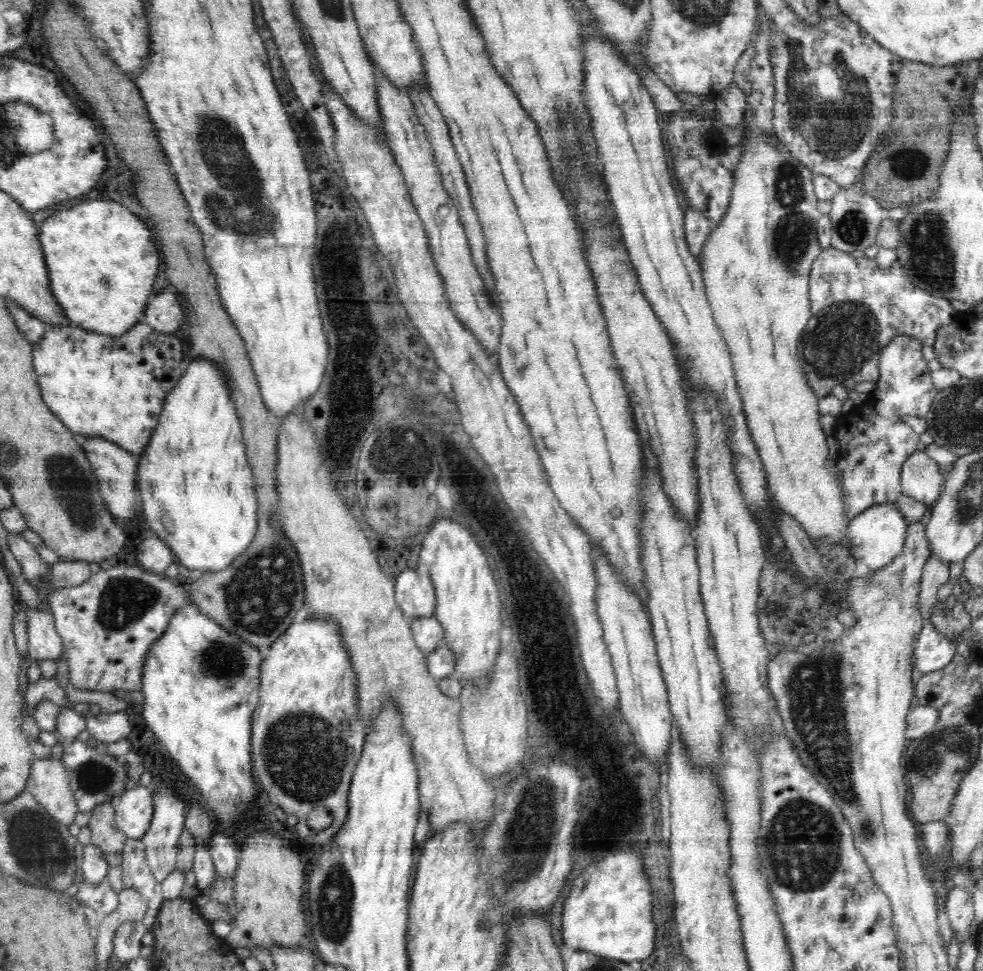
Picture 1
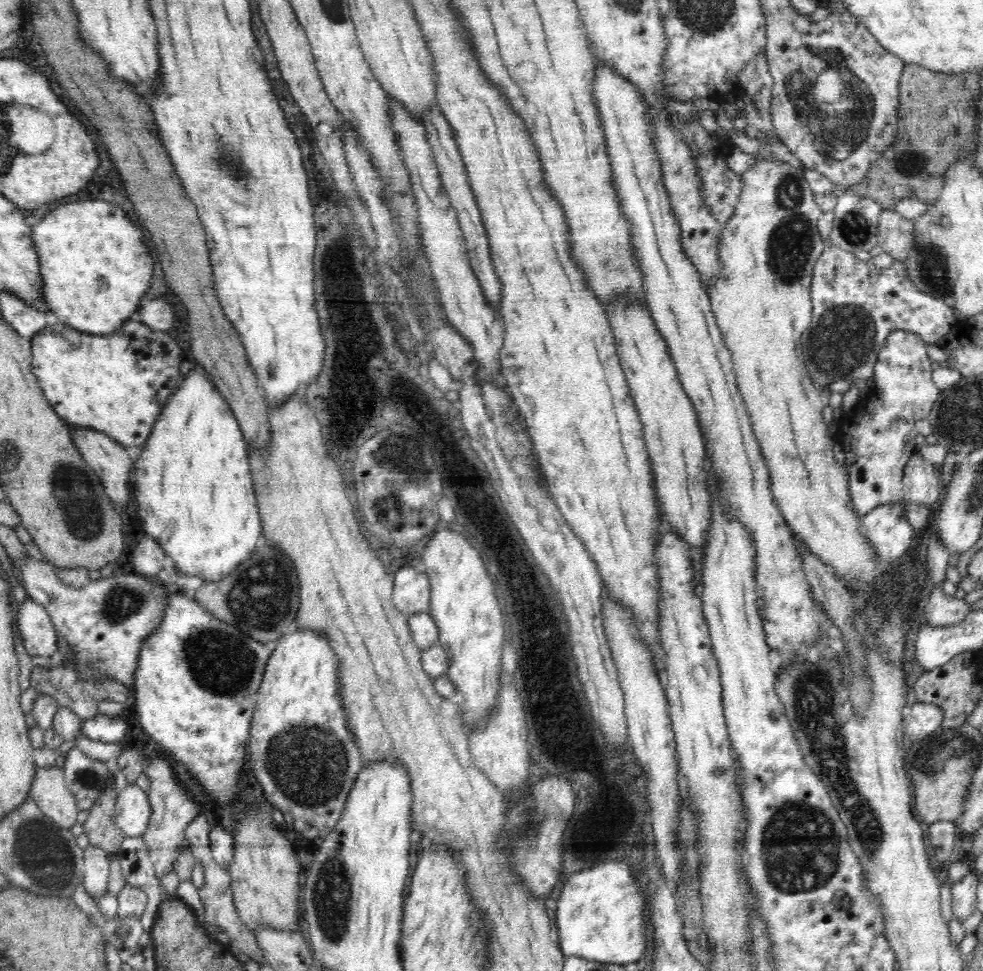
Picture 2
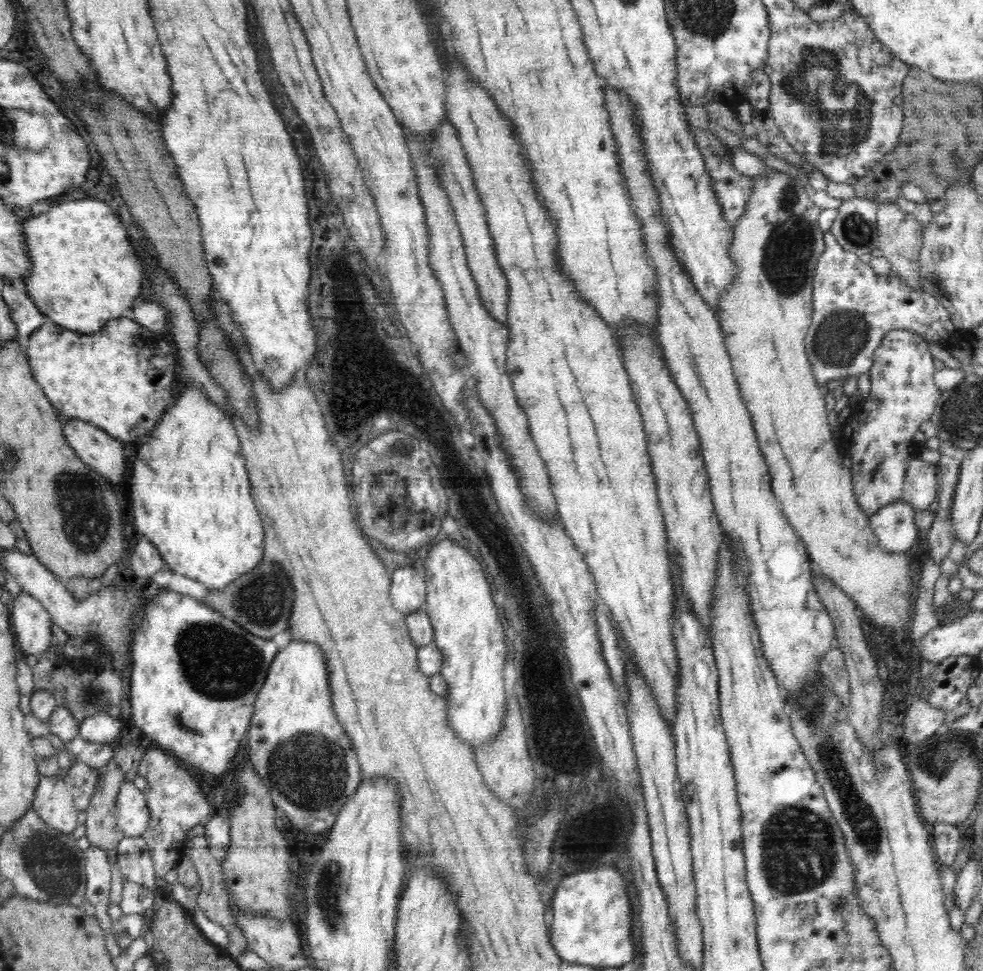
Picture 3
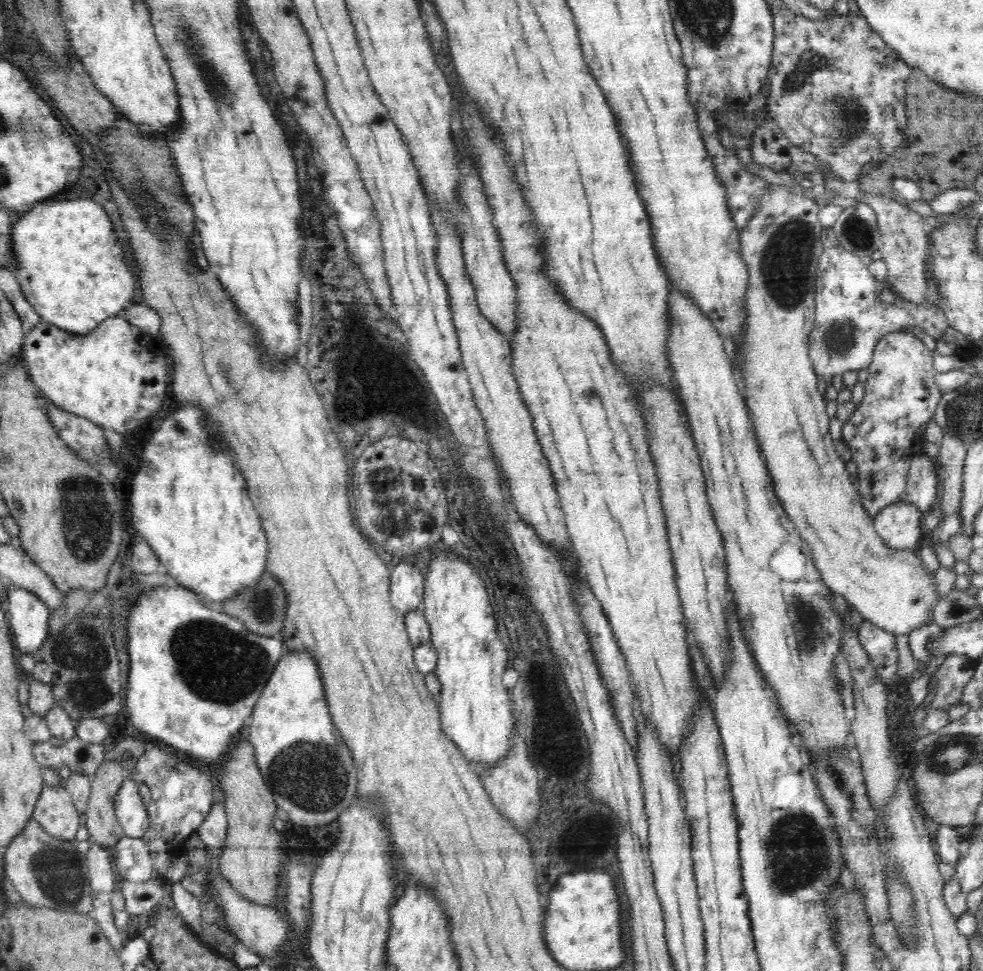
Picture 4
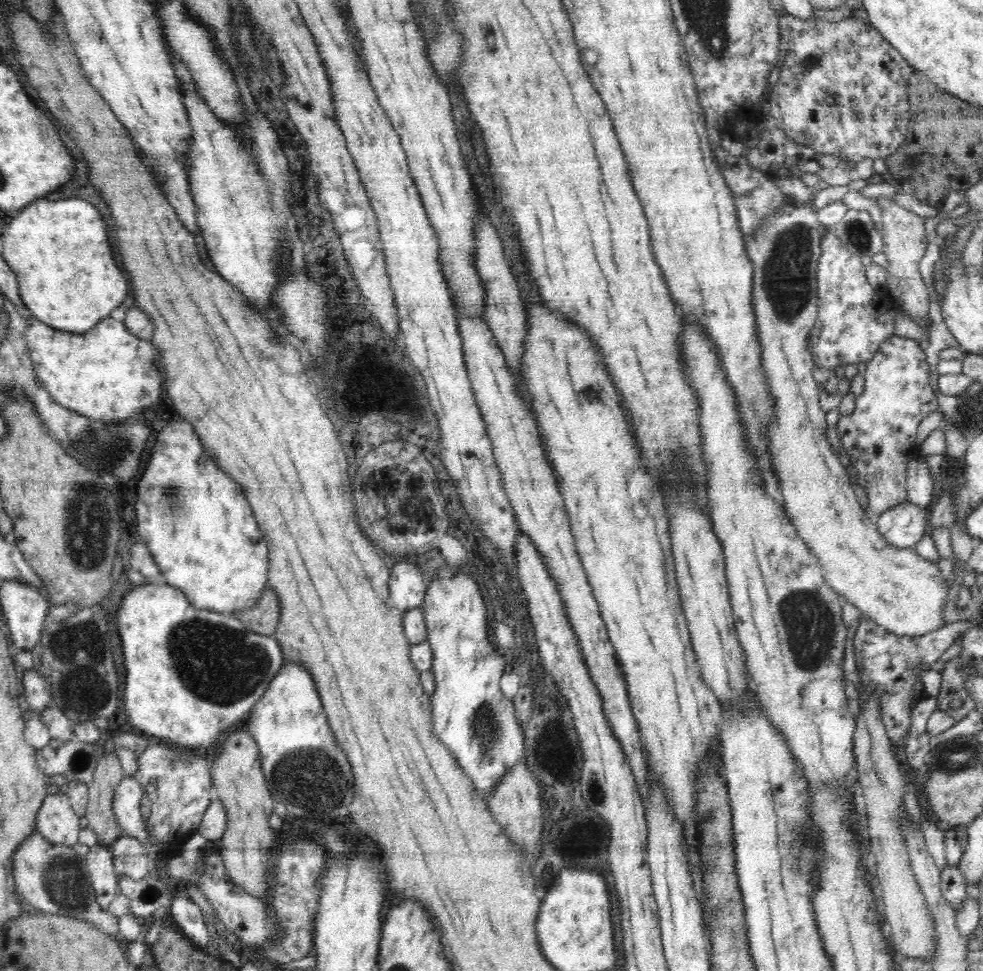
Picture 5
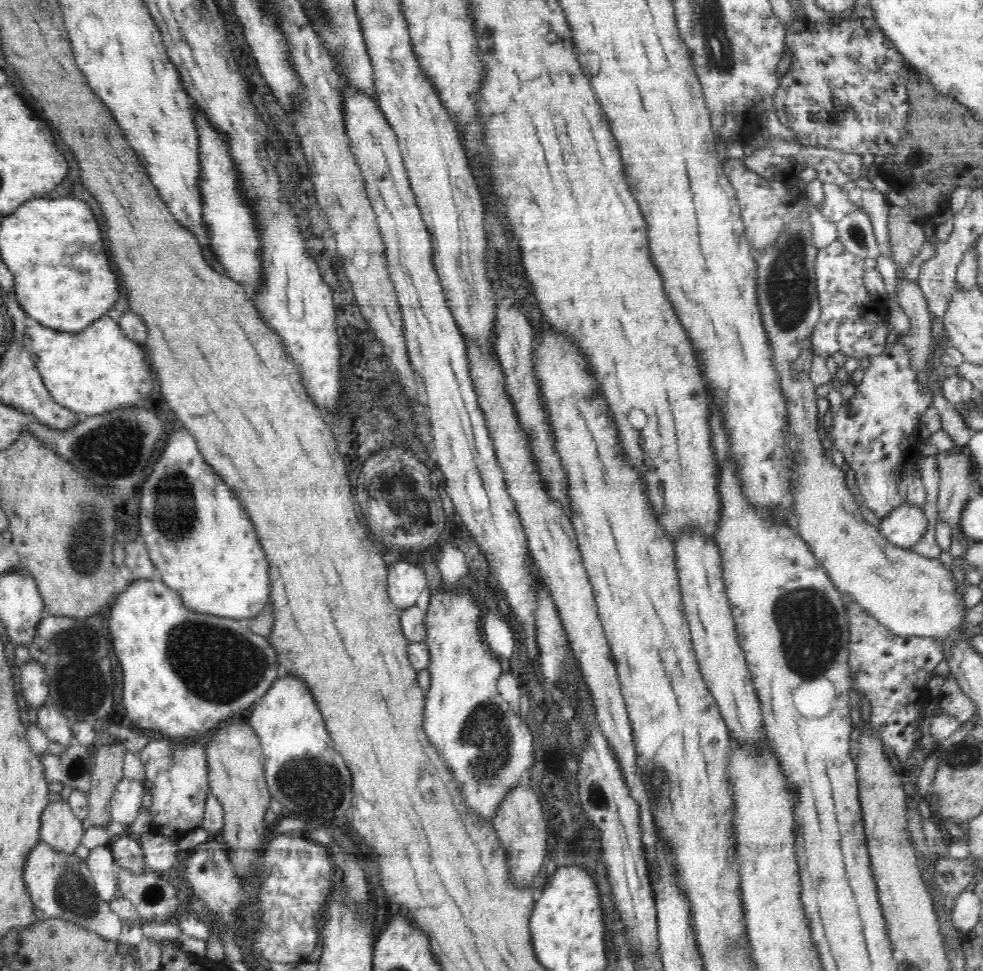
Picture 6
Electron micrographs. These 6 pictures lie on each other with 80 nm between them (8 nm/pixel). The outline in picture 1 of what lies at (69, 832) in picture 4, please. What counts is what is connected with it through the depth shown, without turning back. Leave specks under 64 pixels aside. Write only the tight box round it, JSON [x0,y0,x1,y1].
[25,758,79,827]

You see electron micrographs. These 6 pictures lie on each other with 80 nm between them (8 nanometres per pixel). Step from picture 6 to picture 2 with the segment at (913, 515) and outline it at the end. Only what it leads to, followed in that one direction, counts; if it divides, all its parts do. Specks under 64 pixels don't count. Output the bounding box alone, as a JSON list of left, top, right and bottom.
[861,503,917,563]

